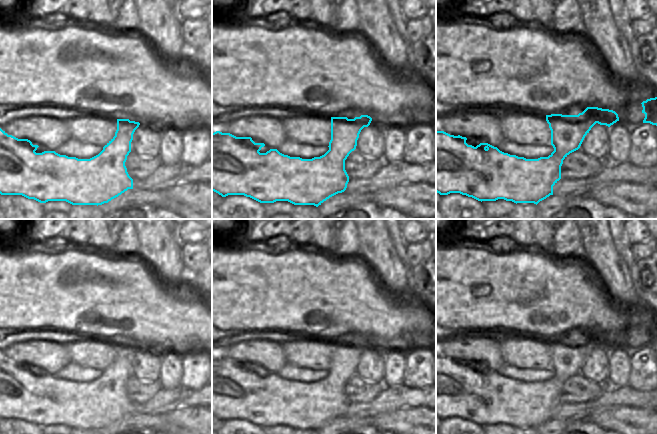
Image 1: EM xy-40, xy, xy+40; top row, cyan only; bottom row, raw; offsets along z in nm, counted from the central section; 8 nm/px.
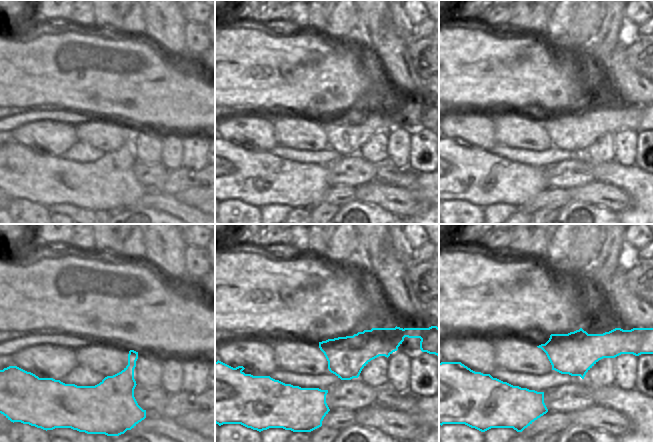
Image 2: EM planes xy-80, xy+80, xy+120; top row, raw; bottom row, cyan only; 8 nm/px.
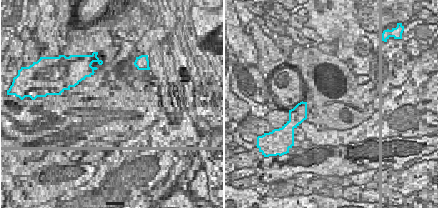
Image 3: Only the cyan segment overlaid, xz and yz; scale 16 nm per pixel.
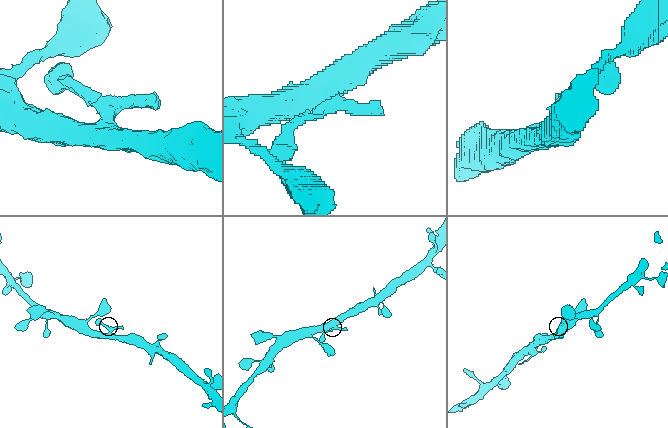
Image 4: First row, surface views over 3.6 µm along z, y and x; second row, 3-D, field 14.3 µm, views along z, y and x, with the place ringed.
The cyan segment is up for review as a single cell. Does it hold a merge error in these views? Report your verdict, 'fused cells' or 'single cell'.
single cell

